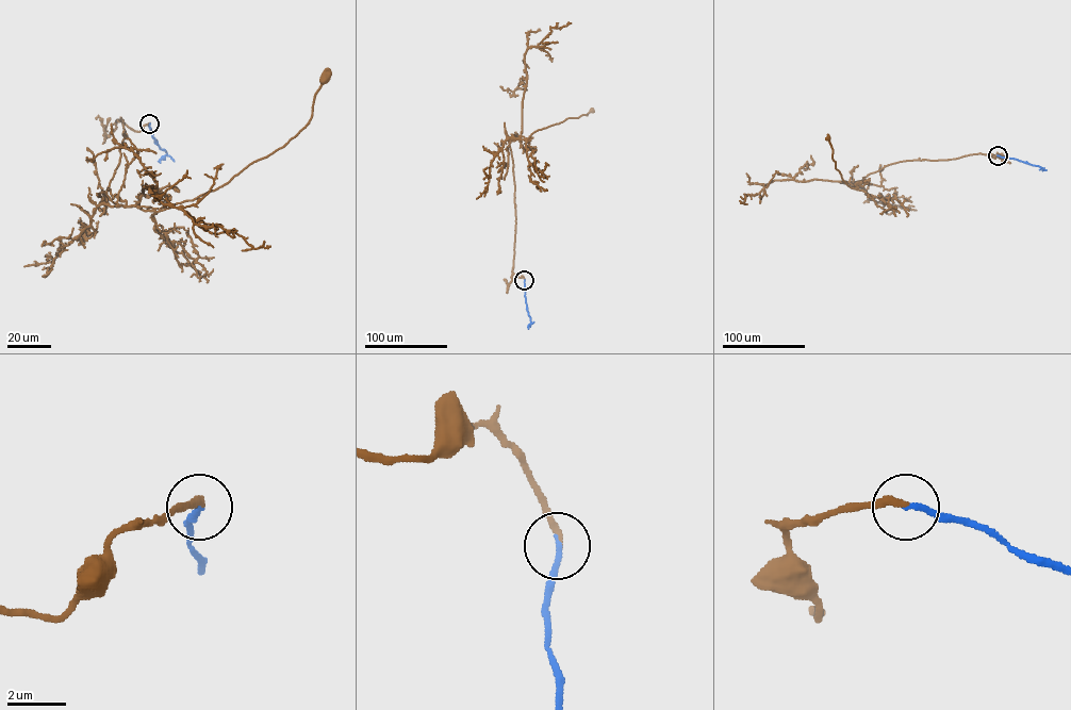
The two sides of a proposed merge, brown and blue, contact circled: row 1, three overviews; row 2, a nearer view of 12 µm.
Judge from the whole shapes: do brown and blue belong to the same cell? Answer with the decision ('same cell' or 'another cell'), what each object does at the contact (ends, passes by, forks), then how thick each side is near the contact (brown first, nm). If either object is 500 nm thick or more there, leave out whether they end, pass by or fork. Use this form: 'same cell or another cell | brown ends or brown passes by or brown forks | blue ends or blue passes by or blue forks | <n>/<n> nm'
same cell | brown ends | blue ends | 240/200 nm

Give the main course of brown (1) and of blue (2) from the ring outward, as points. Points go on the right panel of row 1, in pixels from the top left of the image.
1: (998, 155), (900, 161), (869, 174), (856, 190), (835, 168), (827, 138)
2: (998, 155), (1045, 170)

